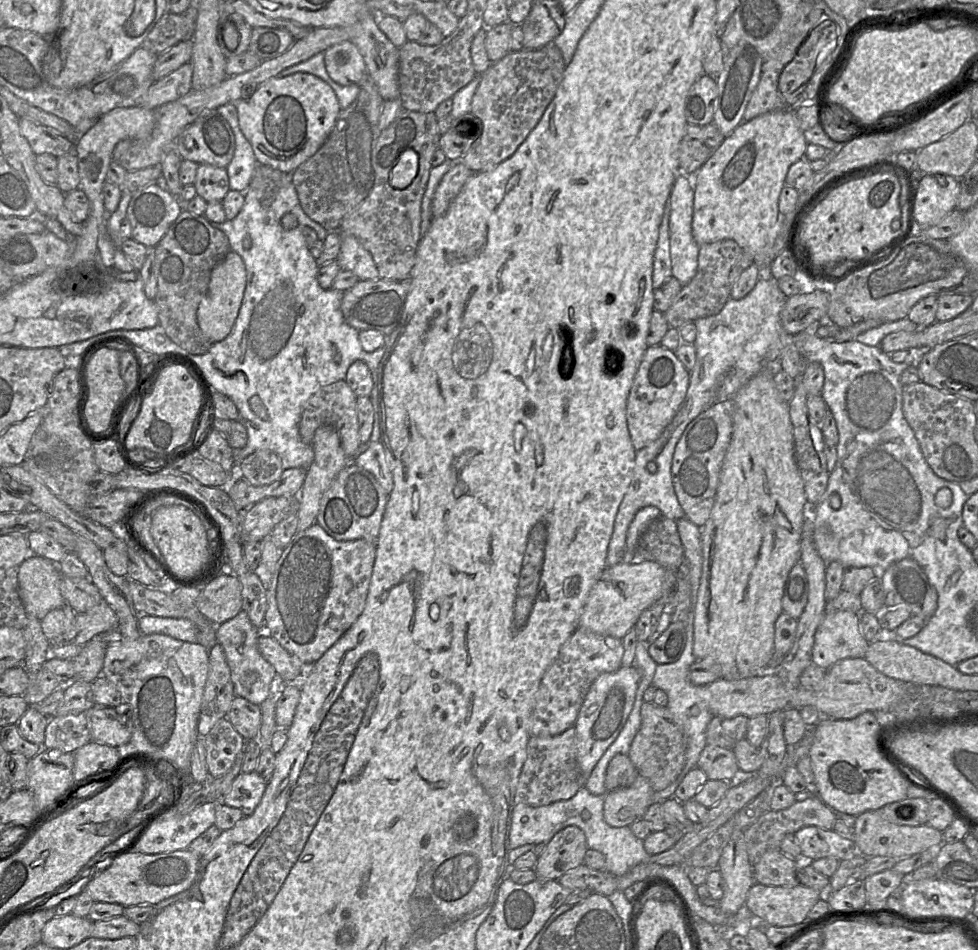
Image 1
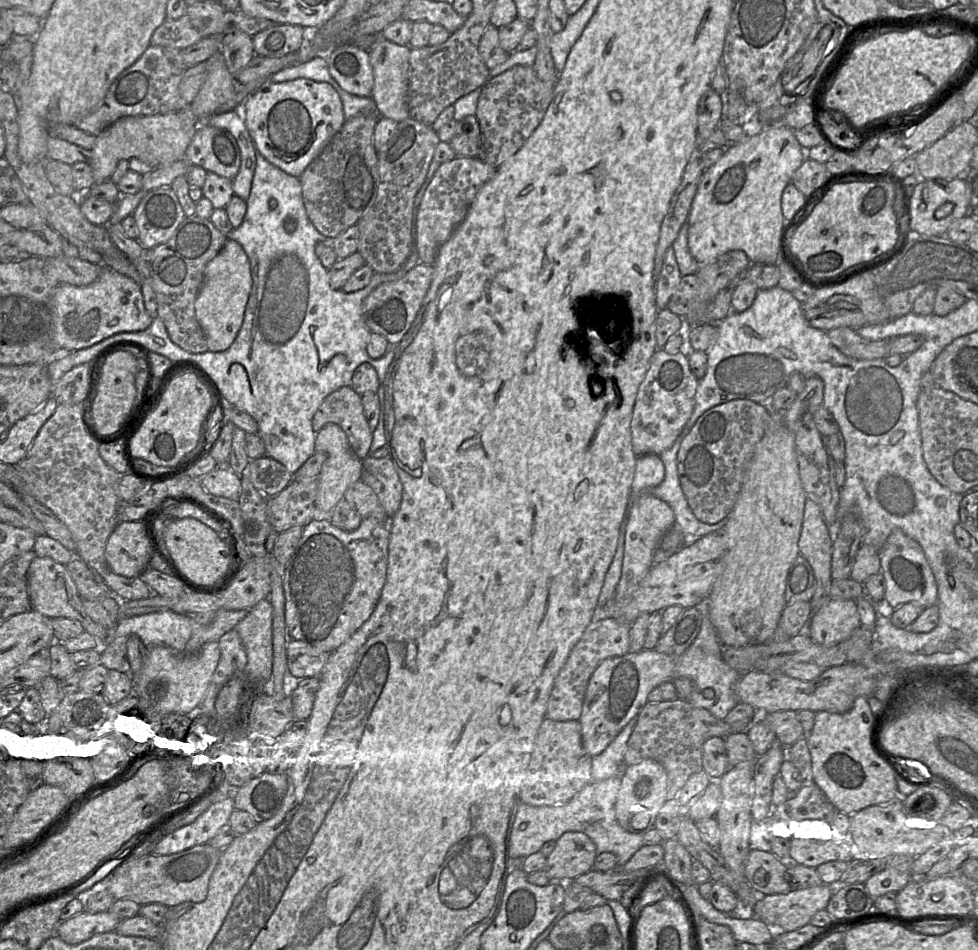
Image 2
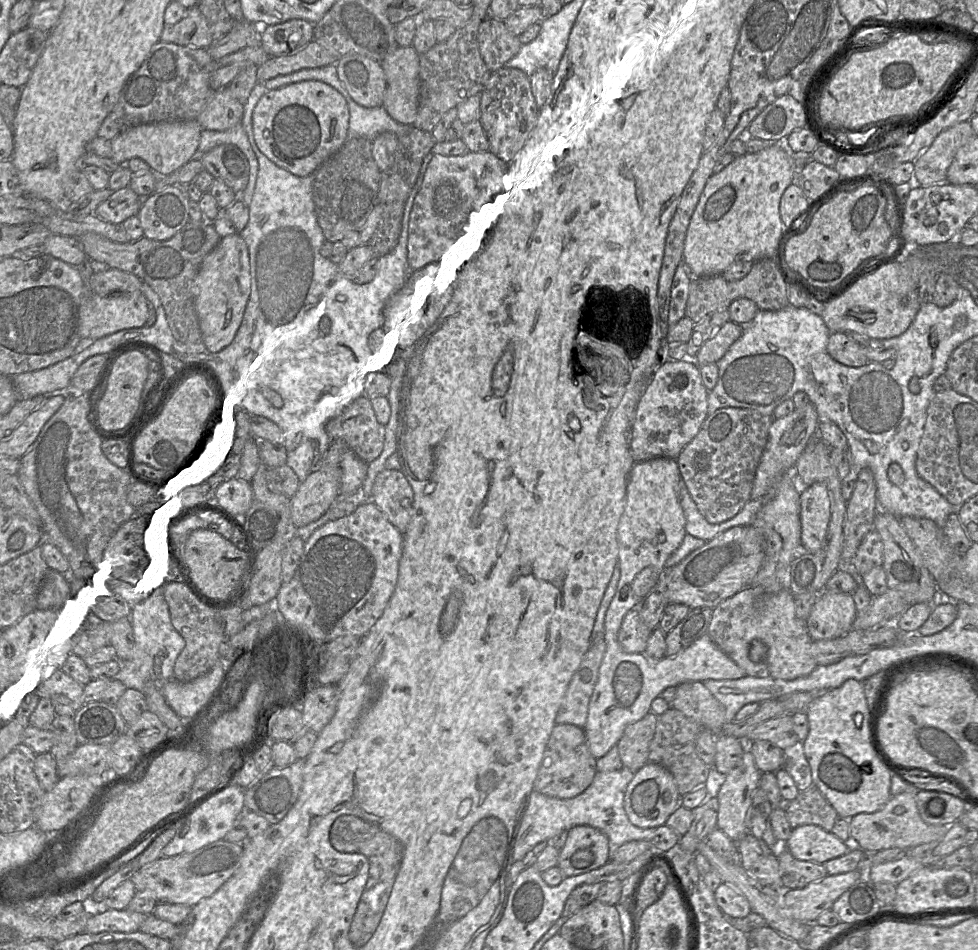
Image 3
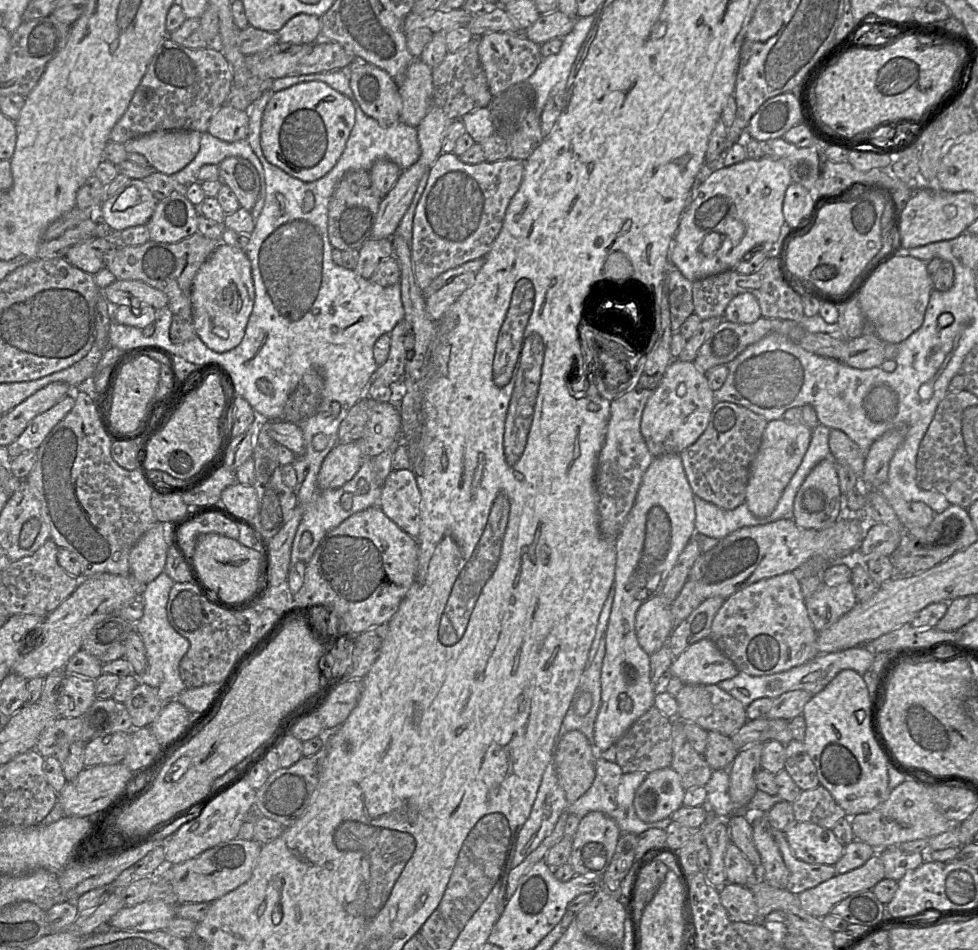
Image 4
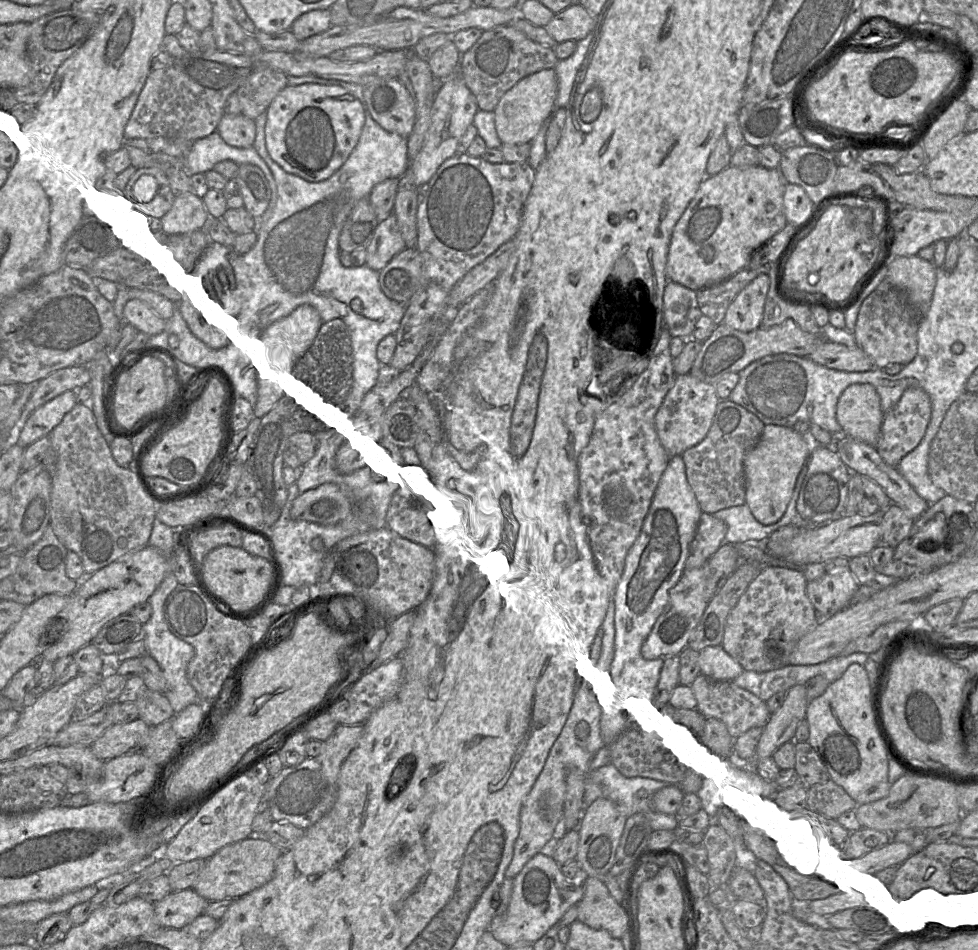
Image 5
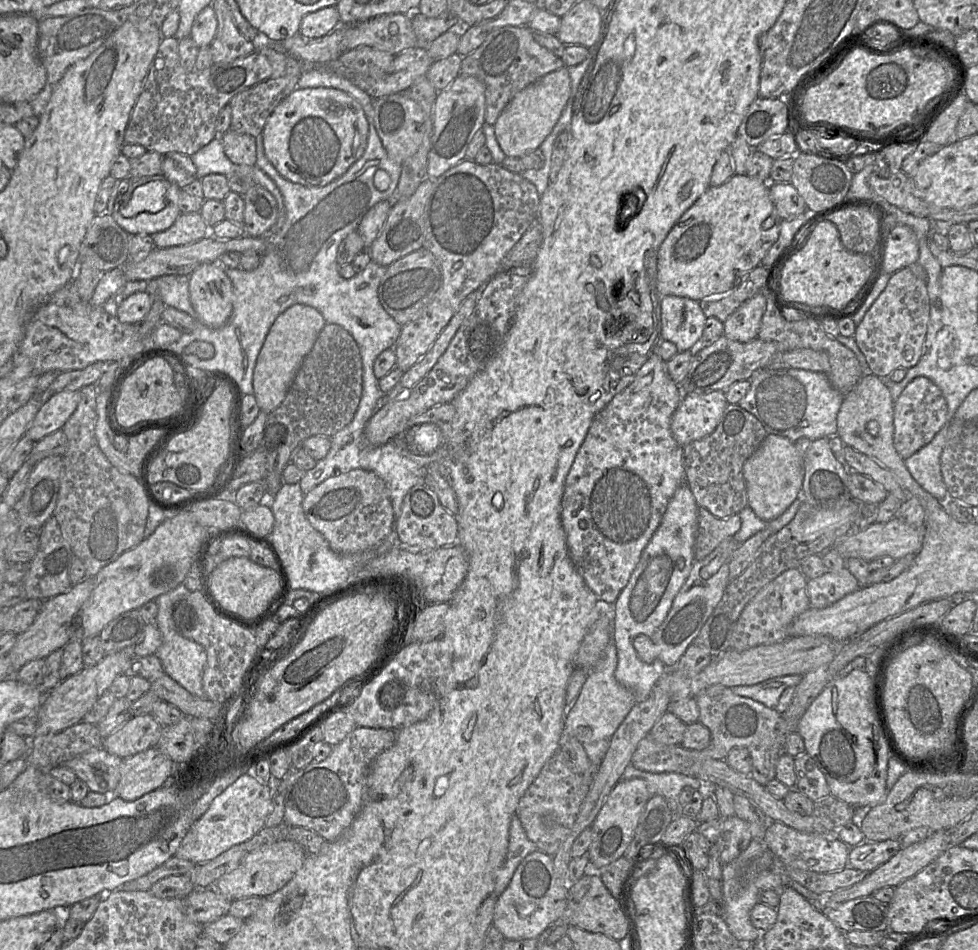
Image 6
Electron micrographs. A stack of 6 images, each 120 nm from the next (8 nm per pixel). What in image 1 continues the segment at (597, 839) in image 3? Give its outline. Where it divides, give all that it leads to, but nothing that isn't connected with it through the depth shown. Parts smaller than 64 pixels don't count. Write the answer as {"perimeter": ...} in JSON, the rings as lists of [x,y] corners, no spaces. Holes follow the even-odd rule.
{"perimeter":[[[568,826],[557,832],[538,856],[534,871],[539,880],[558,880],[569,870],[583,864],[588,850],[584,832]]]}

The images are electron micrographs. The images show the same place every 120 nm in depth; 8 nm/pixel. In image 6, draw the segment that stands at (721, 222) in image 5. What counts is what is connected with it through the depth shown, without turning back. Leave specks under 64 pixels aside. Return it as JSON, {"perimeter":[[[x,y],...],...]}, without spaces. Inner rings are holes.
{"perimeter":[[[734,174],[724,184],[709,187],[679,218],[659,248],[656,279],[658,293],[661,296],[674,295],[696,301],[728,293],[761,264],[779,237],[781,221],[770,199],[768,182],[748,175]]]}

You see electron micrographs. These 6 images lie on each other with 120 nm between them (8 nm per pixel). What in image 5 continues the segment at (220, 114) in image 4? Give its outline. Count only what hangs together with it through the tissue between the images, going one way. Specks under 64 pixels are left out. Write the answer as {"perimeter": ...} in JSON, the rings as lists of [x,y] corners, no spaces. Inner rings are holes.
{"perimeter":[[[222,116],[217,133],[224,142],[236,148],[249,150],[255,139],[255,123],[253,120],[243,116]]]}

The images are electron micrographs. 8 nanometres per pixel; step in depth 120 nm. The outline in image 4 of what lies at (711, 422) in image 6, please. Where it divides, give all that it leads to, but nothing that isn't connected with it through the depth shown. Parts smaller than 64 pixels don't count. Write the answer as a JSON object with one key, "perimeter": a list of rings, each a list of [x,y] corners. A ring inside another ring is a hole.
{"perimeter":[[[673,359],[644,408],[640,429],[654,457],[680,455],[705,431],[715,406],[707,377],[693,362]]]}

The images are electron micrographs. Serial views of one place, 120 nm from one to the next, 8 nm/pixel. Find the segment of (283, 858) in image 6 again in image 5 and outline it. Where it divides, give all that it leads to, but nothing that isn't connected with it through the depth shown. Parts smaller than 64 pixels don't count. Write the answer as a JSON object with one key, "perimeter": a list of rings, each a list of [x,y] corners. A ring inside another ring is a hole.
{"perimeter":[[[252,834],[240,841],[222,847],[206,860],[194,887],[207,901],[237,899],[268,883],[274,875],[275,866],[283,850],[269,841]]]}

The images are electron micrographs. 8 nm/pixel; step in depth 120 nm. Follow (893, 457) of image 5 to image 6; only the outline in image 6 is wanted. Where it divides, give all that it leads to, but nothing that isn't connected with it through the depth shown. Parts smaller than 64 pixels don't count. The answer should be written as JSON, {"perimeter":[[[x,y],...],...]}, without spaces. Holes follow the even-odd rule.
{"perimeter":[[[914,378],[894,403],[893,443],[903,460],[927,445],[947,421],[948,406],[940,388],[929,378]]]}

